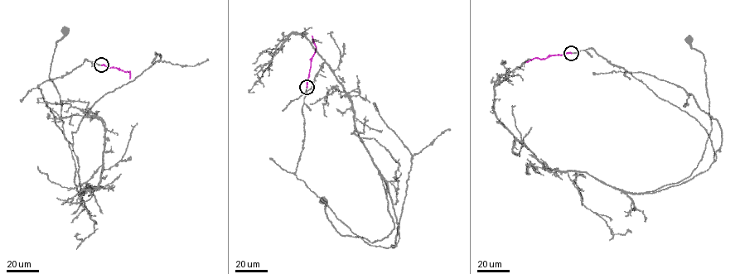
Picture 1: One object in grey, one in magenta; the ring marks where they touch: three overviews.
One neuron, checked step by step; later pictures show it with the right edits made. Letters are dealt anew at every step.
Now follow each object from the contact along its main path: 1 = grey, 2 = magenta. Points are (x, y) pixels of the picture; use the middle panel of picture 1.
1: (307, 87), (296, 175), (370, 245), (399, 241), (380, 175), (394, 227), (379, 240), (340, 234), (323, 201)
2: (307, 87), (311, 58), (316, 48), (311, 36)

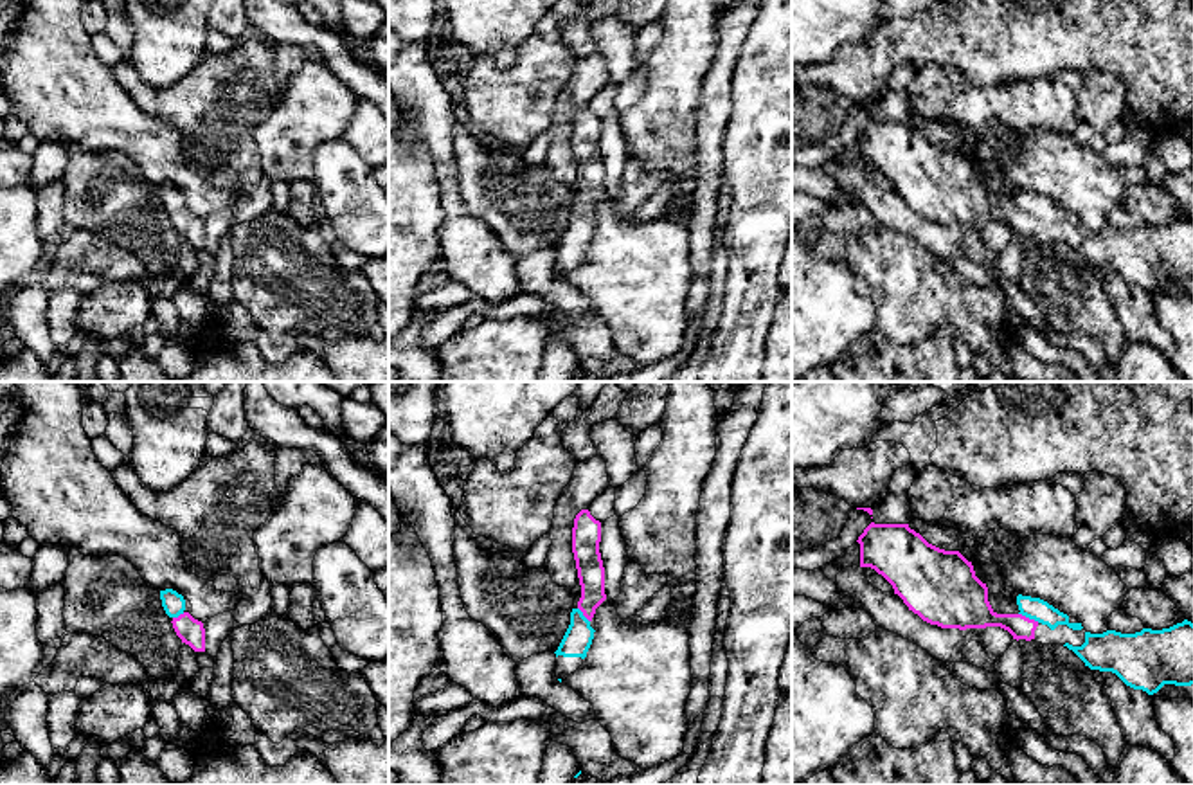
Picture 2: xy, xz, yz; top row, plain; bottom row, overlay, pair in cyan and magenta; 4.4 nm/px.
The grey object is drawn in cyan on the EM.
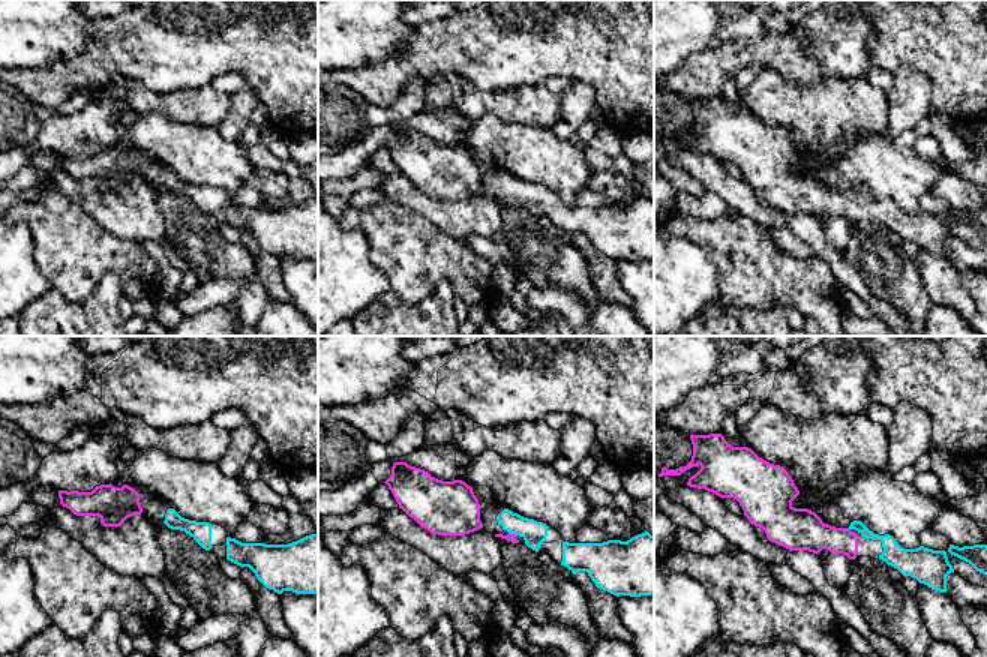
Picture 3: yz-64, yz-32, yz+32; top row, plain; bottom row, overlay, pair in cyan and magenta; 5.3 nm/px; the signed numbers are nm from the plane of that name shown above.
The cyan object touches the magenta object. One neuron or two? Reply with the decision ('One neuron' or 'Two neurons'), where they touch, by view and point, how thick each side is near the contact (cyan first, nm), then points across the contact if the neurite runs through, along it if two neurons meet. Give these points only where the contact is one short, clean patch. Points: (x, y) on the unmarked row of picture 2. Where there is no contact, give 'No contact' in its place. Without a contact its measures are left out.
One neuron. Touches cyan at yz (1030, 215). Thickness 100 nm (cyan) against 140 nm. Path across: yz (1037, 206), (1030, 215), (992, 216), (974, 209)

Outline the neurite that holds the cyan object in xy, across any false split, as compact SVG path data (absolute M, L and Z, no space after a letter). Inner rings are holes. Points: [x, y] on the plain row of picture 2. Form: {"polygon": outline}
{"polygon": "M173 185L160 187L160 196L166 211L173 216L173 225L182 239L189 241L194 248L205 248L205 225L203 220L194 216L185 207L185 196Z"}

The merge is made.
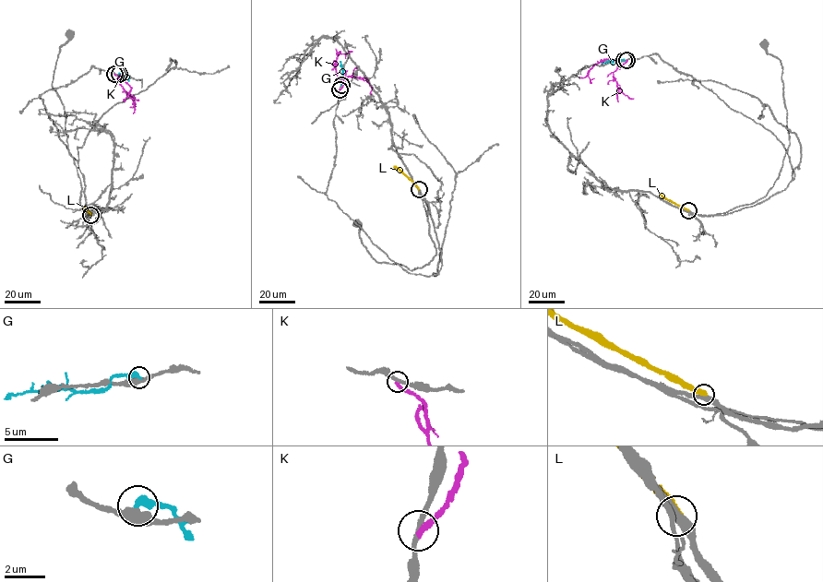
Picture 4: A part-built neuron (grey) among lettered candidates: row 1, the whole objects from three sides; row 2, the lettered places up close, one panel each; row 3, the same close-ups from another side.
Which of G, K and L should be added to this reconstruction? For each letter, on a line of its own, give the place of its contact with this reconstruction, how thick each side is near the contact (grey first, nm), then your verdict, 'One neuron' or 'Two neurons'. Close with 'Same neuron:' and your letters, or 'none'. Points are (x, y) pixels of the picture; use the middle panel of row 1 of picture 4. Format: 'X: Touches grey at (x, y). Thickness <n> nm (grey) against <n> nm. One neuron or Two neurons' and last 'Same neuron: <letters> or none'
G: Touches grey at (341, 85). Thickness 440 nm (grey) against 360 nm. Two neurons
K: Touches grey at (339, 89). Thickness 200 nm (grey) against 280 nm. Two neurons
L: Touches grey at (419, 189). Thickness 400 nm (grey) against 440 nm. Two neurons
Same neuron: none

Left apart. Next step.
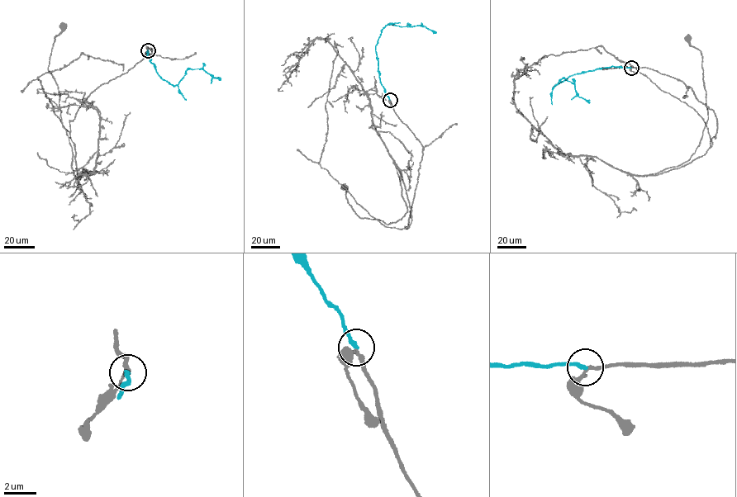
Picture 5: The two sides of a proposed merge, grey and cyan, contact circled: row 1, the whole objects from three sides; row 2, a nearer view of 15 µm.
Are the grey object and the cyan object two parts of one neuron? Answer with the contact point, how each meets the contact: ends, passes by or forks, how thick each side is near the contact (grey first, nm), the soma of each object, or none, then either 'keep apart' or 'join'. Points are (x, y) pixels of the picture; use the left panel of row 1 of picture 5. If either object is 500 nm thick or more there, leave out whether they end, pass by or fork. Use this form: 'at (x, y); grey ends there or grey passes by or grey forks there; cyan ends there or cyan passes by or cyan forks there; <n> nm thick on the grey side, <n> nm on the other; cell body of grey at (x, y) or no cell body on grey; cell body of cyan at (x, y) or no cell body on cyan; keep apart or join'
at (148, 50); grey passes by; cyan ends there; 180 nm thick on the grey side, 240 nm on the other; cell body of grey at (63, 26); no cell body on cyan; join

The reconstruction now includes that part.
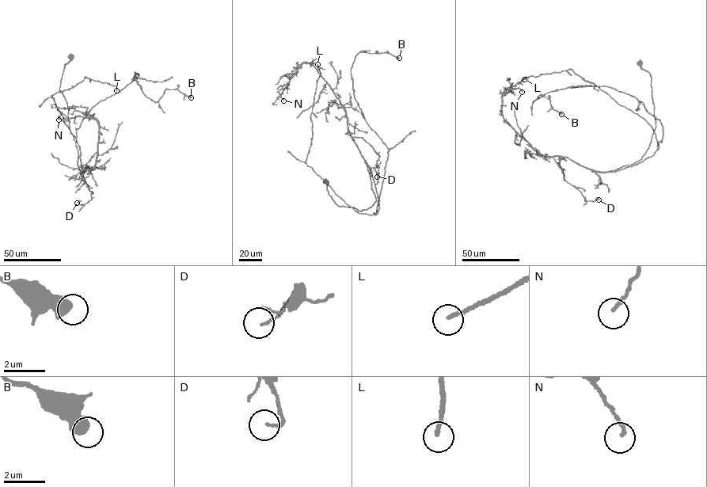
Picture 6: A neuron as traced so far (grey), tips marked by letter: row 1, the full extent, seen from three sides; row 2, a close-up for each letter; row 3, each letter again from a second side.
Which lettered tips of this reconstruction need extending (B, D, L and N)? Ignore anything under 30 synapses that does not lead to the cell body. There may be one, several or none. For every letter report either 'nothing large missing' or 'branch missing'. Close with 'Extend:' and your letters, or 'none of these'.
B: nothing large missing
D: nothing large missing
L: branch missing
N: nothing large missing
Extend: L

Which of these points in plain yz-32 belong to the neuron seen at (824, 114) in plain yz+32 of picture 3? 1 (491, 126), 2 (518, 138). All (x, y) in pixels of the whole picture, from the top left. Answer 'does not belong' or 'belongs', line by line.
1: does not belong
2: does not belong

